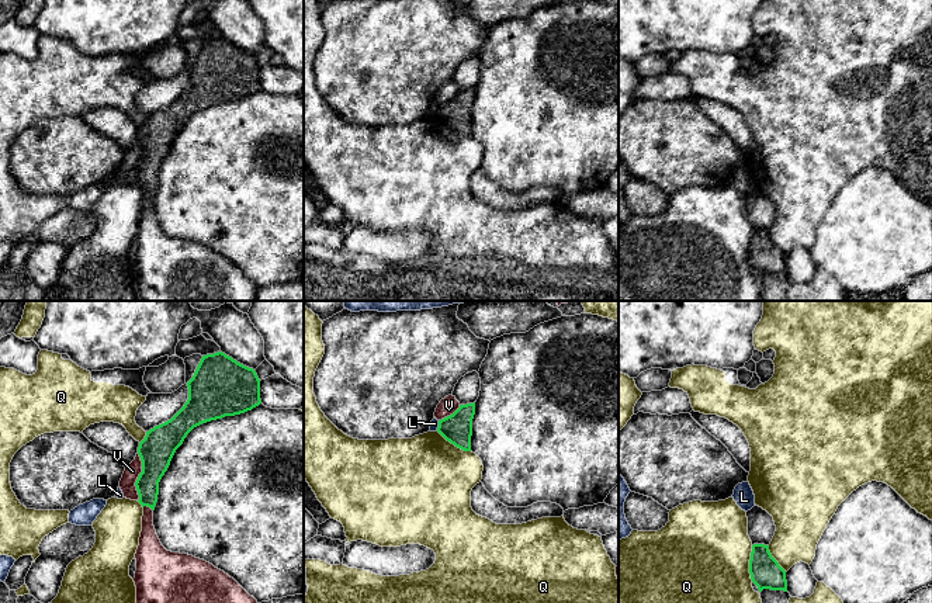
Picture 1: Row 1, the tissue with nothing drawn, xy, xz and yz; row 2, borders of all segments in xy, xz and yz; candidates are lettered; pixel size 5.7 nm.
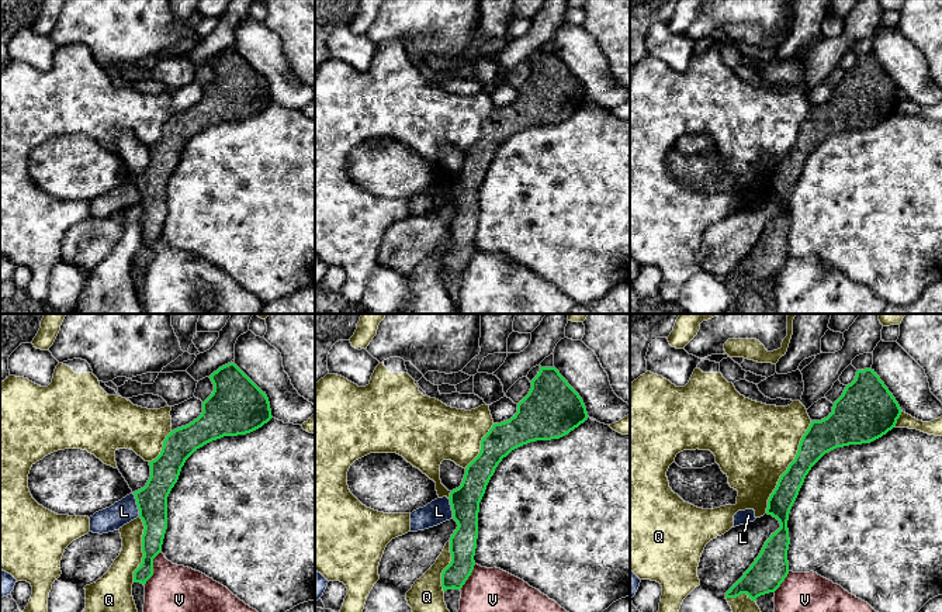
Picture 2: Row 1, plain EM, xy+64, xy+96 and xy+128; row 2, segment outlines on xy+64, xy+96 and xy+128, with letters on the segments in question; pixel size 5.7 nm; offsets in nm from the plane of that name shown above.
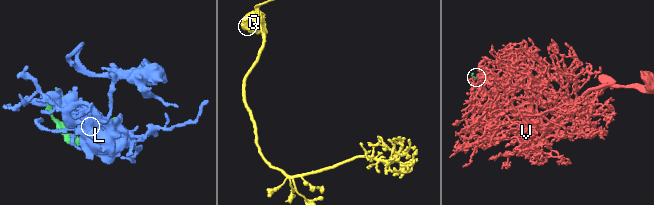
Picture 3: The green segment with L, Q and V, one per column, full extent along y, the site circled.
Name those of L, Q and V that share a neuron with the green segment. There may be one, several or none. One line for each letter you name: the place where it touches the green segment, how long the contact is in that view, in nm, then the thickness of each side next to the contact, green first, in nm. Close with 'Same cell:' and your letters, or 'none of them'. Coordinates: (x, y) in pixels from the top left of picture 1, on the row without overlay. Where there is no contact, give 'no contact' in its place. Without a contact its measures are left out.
Same cell: none of them

